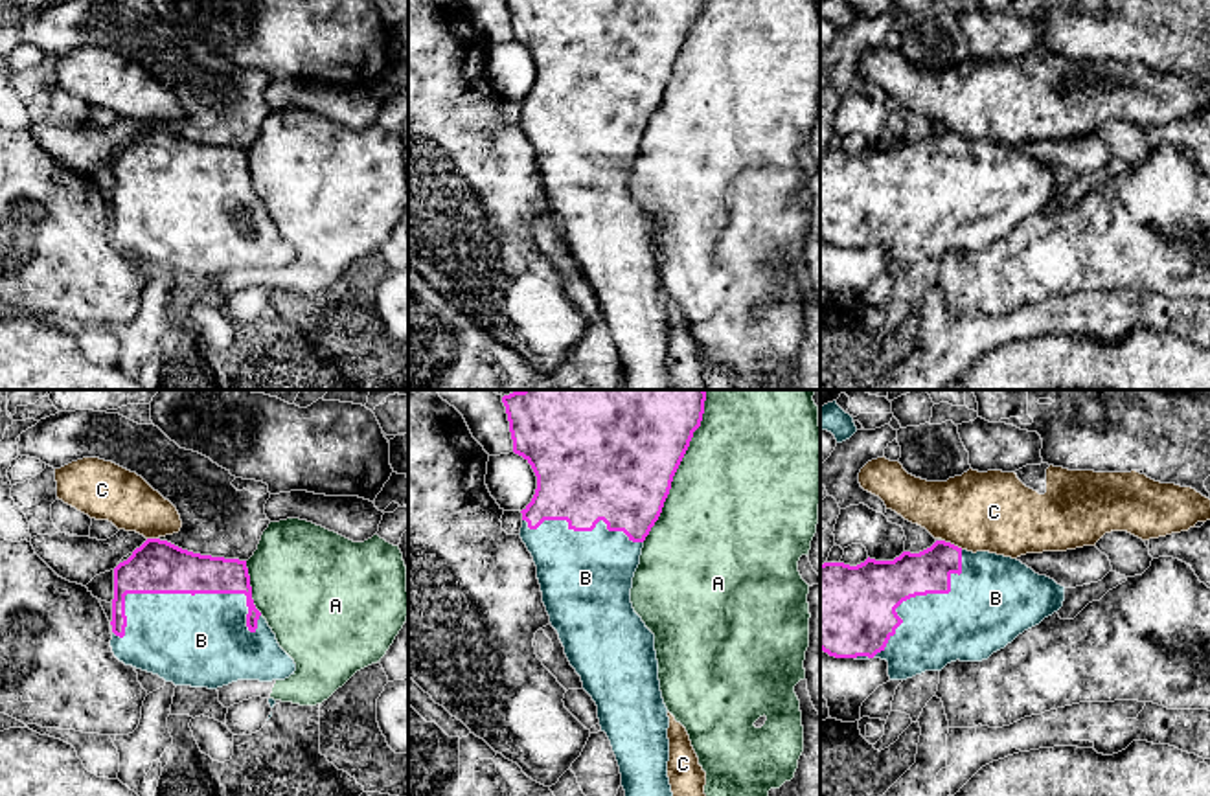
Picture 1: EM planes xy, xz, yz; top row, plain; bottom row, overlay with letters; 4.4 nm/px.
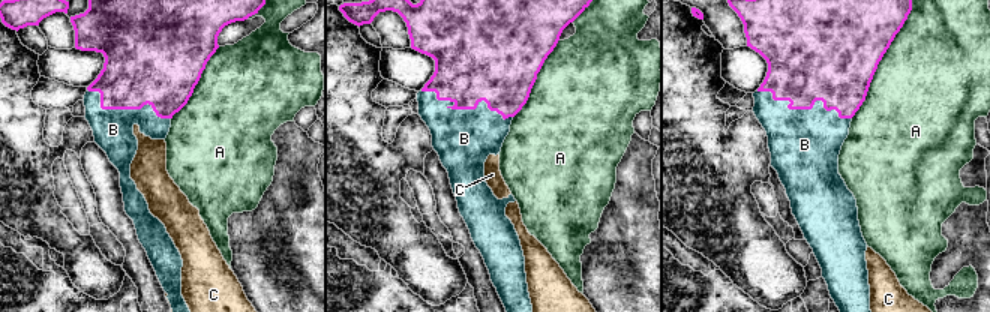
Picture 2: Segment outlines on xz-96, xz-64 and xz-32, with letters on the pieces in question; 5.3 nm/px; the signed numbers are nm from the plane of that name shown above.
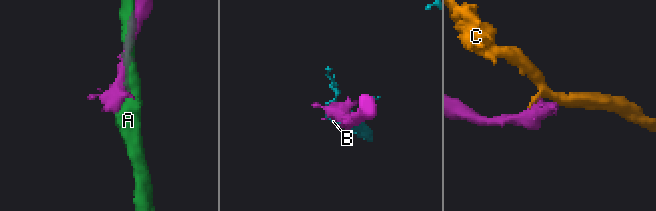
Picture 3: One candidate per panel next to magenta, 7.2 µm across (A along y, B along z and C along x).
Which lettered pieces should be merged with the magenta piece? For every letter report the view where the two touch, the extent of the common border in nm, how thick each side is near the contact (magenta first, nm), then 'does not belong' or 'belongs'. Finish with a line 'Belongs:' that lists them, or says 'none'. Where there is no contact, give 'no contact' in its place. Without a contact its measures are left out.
A: contact in xz; length 650 nm; calibres 480 and 500 nm; does not belong
B: contact in xy; length 650 nm; calibres 240 and 400 nm; belongs
C: contact in yz; length 100 nm; calibres 190 and 360 nm; does not belong
Belongs: B

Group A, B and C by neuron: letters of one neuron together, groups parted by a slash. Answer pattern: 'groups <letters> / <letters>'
groups A / B / C

